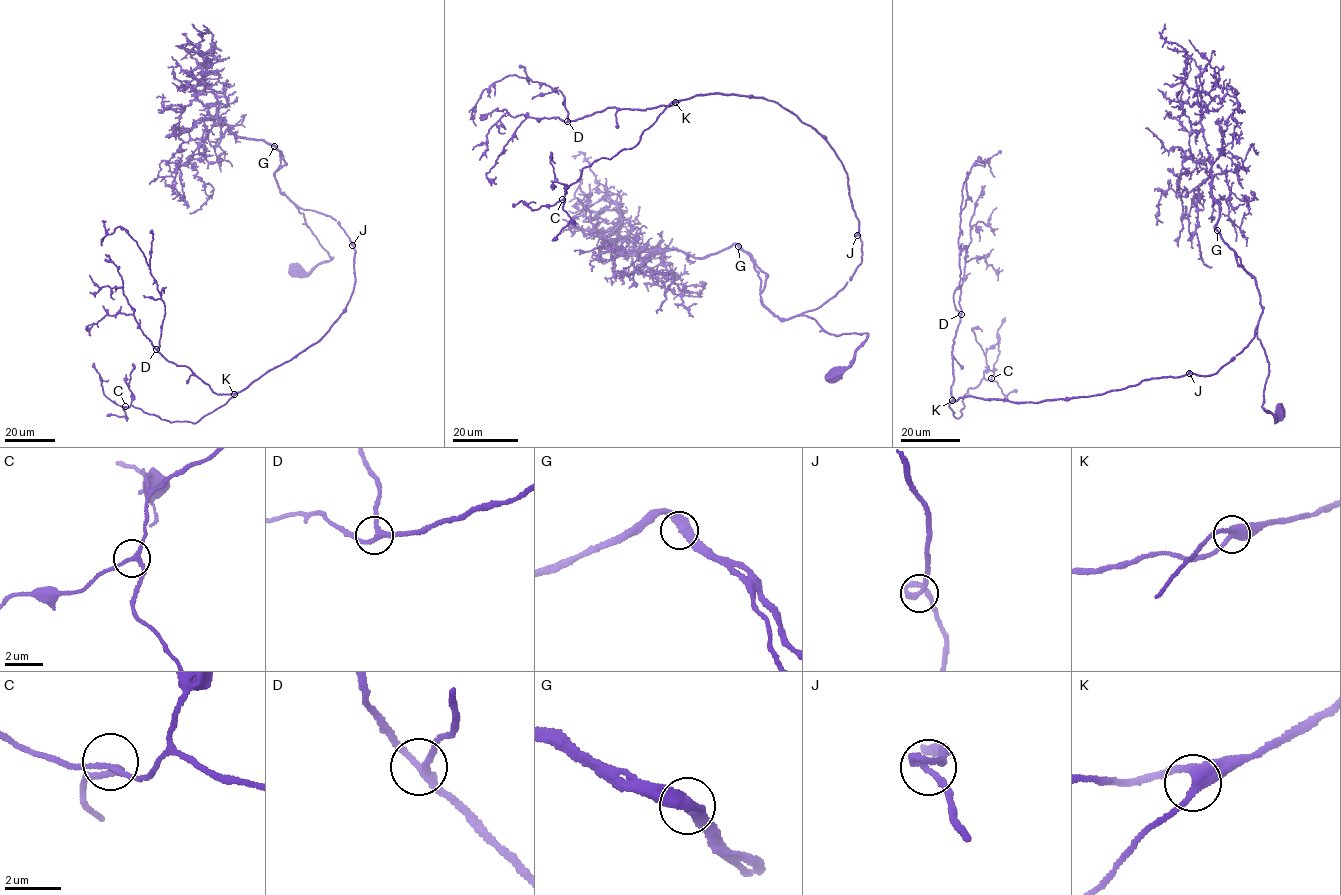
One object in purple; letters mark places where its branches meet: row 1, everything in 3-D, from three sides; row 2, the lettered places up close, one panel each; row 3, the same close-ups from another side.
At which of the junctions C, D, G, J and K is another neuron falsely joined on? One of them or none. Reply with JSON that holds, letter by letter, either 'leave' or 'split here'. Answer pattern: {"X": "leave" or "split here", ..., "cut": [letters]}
{"C": "leave", "D": "leave", "G": "leave", "J": "leave", "K": "leave", "cut": []}

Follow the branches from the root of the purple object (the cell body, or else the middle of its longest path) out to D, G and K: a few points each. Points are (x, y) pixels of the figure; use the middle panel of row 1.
D: (834, 375), (867, 334), (803, 314), (862, 262), (826, 138), (776, 102), (718, 93), (567, 121)
G: (834, 375), (849, 366), (867, 334), (832, 334), (803, 314), (777, 317), (761, 300), (752, 259), (738, 246)
K: (834, 375), (867, 334), (832, 334), (803, 314), (862, 262), (843, 165), (776, 102), (675, 102)

